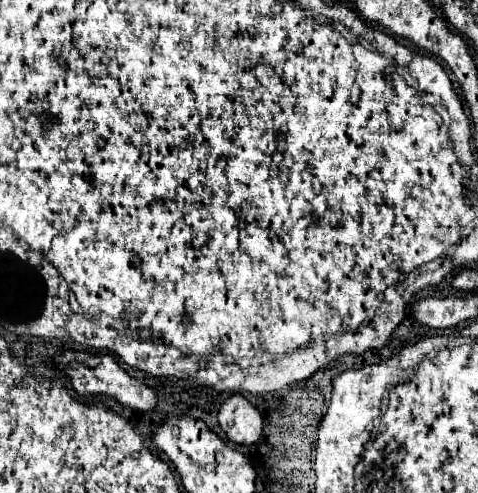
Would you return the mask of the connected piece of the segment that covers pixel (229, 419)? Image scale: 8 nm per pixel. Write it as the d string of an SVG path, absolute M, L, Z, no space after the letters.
M231 395L219 407L219 425L227 433L229 441L251 445L263 433L261 413L243 397Z

